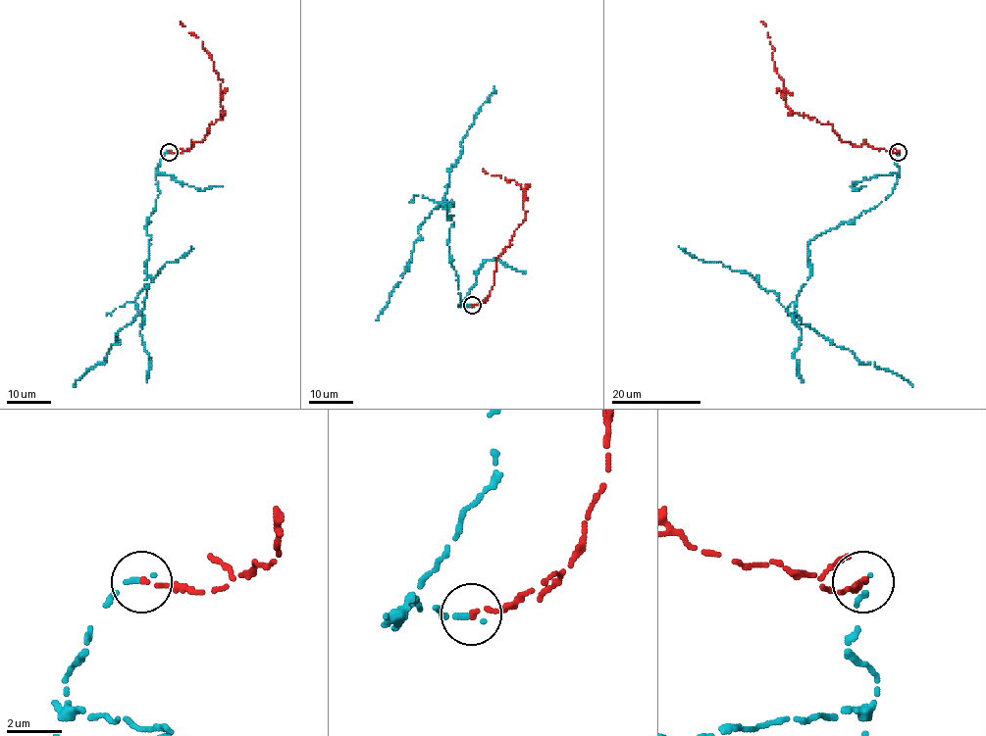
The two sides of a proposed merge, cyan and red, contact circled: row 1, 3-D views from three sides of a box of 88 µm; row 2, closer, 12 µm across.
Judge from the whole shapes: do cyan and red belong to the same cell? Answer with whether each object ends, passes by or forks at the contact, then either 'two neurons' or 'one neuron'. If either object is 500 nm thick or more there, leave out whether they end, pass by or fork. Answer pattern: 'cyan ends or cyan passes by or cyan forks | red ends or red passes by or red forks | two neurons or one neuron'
cyan ends | red ends | two neurons

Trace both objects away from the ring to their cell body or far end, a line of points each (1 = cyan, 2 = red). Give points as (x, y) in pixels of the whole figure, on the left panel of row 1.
1: (169, 152), (145, 226), (139, 315), (74, 386)
2: (170, 152), (181, 153), (200, 142), (210, 123), (223, 116), (222, 81), (211, 55), (180, 21)

